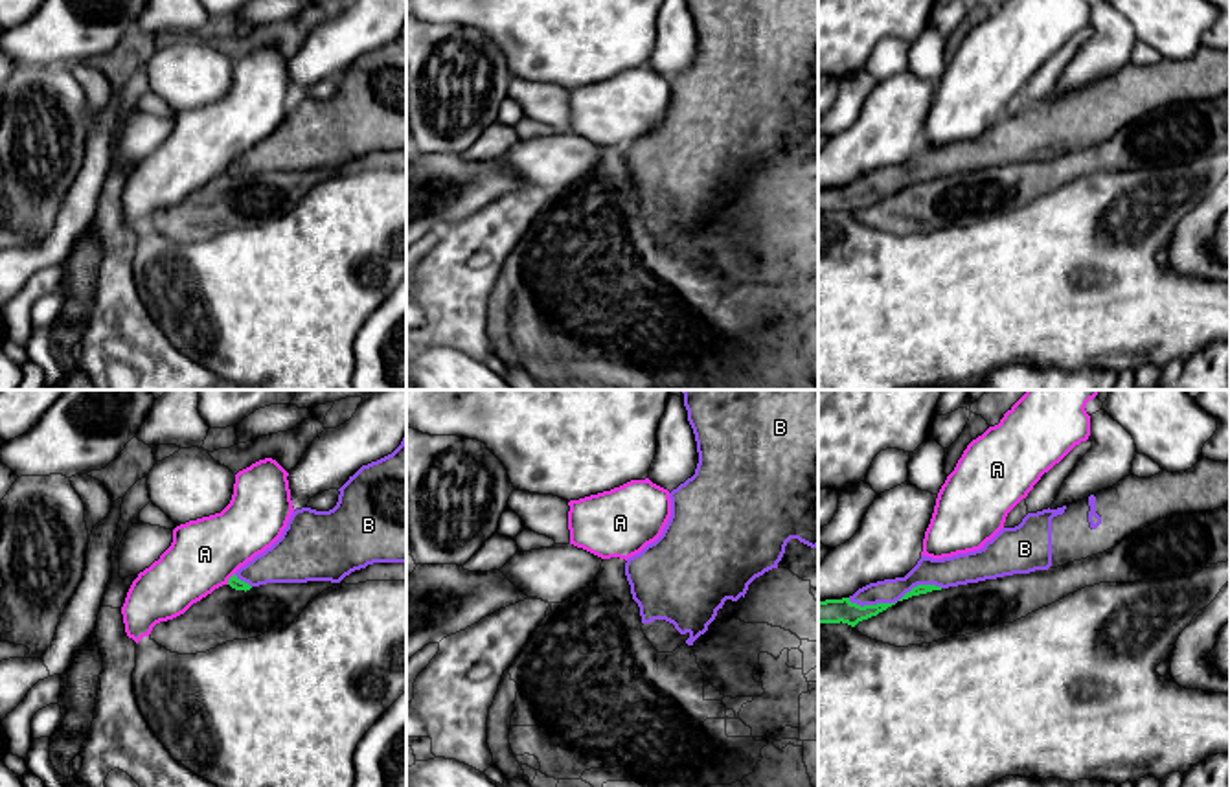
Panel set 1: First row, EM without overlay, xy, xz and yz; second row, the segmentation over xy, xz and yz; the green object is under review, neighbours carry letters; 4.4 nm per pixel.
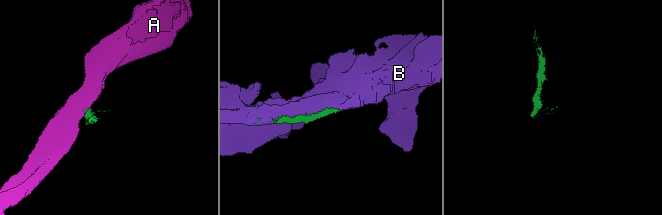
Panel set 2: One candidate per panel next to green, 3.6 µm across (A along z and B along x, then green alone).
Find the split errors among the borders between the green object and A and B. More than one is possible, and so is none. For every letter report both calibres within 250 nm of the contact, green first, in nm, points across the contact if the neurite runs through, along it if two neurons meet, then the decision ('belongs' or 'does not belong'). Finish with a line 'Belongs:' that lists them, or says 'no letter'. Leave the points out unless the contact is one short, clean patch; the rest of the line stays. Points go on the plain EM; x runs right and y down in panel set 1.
A: 50/300 nm | along xy (234, 160), (227, 171) | does not belong
B: 100/130 nm | belongs
Belongs: B

